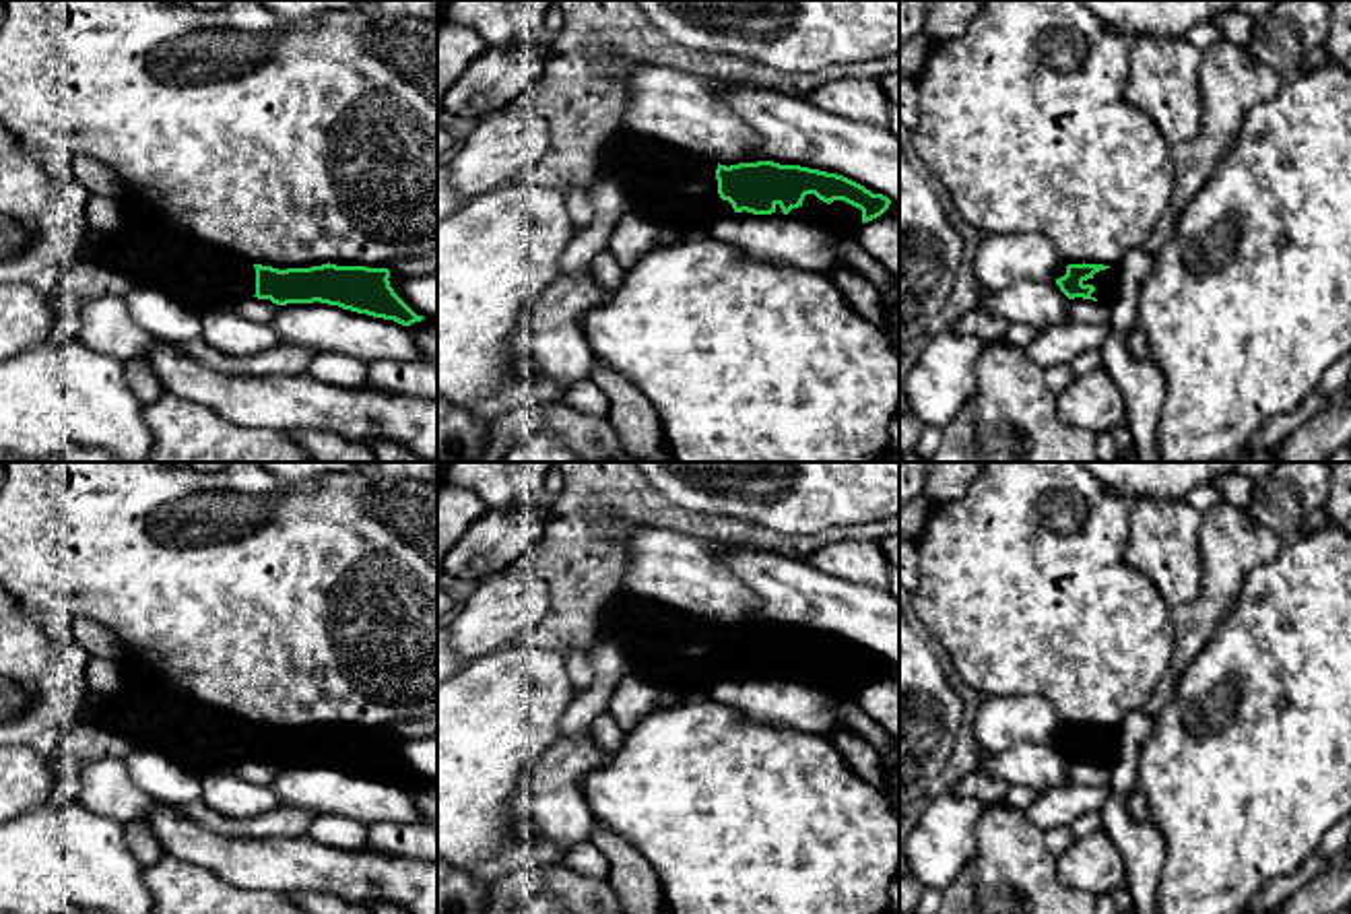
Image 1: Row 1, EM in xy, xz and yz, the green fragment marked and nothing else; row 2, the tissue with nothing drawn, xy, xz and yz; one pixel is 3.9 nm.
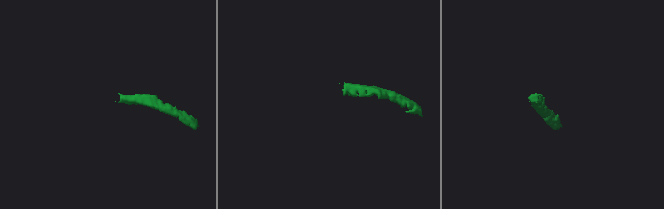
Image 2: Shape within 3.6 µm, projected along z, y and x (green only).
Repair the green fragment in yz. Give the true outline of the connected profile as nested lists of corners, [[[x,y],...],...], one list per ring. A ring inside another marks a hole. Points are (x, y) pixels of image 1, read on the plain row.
[[[1085,724],[1062,726],[1056,737],[1056,747],[1068,761],[1083,759],[1116,768],[1120,759],[1120,732],[1118,728]]]

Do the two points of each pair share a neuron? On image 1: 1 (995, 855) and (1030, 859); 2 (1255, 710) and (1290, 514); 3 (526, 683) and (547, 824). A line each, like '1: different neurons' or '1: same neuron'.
1: same neuron
2: different neurons
3: different neurons

